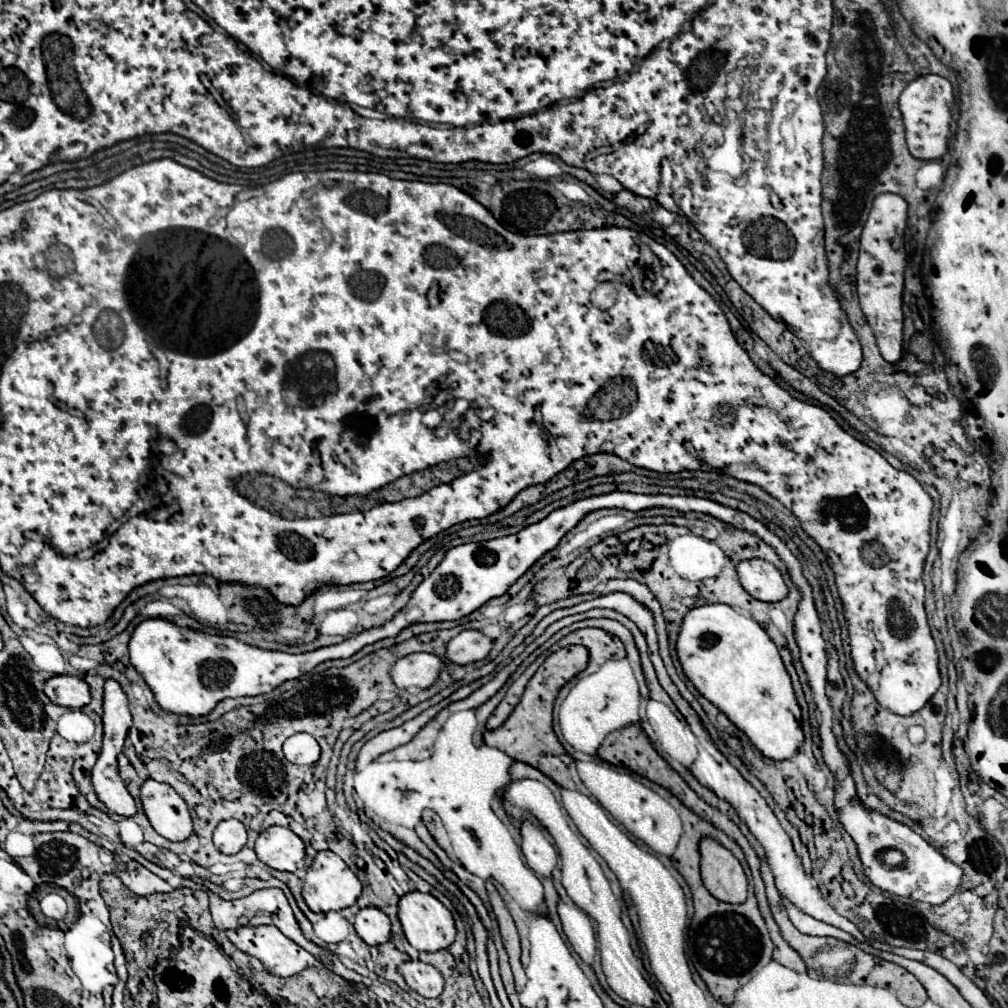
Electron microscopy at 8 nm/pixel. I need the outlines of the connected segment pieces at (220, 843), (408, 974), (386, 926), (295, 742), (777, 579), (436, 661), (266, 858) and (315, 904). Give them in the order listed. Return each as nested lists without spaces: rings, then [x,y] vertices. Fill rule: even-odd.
[[[238,819],[220,821],[214,829],[214,845],[224,855],[234,855],[246,845],[246,827]]]
[[[406,961],[398,967],[408,987],[414,989],[422,997],[440,997],[444,989],[444,977],[428,963],[422,961]]]
[[[376,907],[360,909],[352,925],[366,945],[384,945],[390,941],[390,919]]]
[[[296,733],[284,741],[284,757],[294,765],[314,765],[320,759],[320,745],[310,733]]]
[[[748,559],[738,565],[738,577],[742,587],[758,601],[774,603],[782,601],[788,595],[782,573],[768,561]]]
[[[410,653],[394,663],[392,681],[400,689],[408,689],[410,685],[426,689],[438,679],[442,665],[442,659],[432,653]]]
[[[270,827],[262,831],[254,851],[262,863],[278,871],[296,871],[304,861],[302,839],[286,827]]]
[[[320,851],[314,857],[314,863],[310,865],[302,885],[302,897],[314,913],[328,913],[328,911],[340,911],[352,907],[360,895],[362,895],[362,885],[358,877],[348,869],[348,865],[336,853]]]

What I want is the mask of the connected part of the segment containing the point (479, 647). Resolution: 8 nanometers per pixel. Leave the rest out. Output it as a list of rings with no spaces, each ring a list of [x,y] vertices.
[[[468,629],[468,631],[462,631],[462,633],[458,633],[456,637],[450,639],[446,657],[452,663],[466,665],[466,663],[474,663],[474,661],[488,657],[490,649],[492,649],[490,637],[486,637],[482,631]]]

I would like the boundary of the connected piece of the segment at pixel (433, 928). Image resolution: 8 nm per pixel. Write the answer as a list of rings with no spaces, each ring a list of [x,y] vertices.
[[[410,891],[402,895],[398,901],[398,919],[402,923],[408,943],[418,951],[440,951],[440,949],[446,949],[454,941],[456,929],[454,929],[452,913],[430,893]]]

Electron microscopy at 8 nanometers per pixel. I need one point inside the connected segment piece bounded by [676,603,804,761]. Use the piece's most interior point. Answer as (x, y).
(728, 656)

